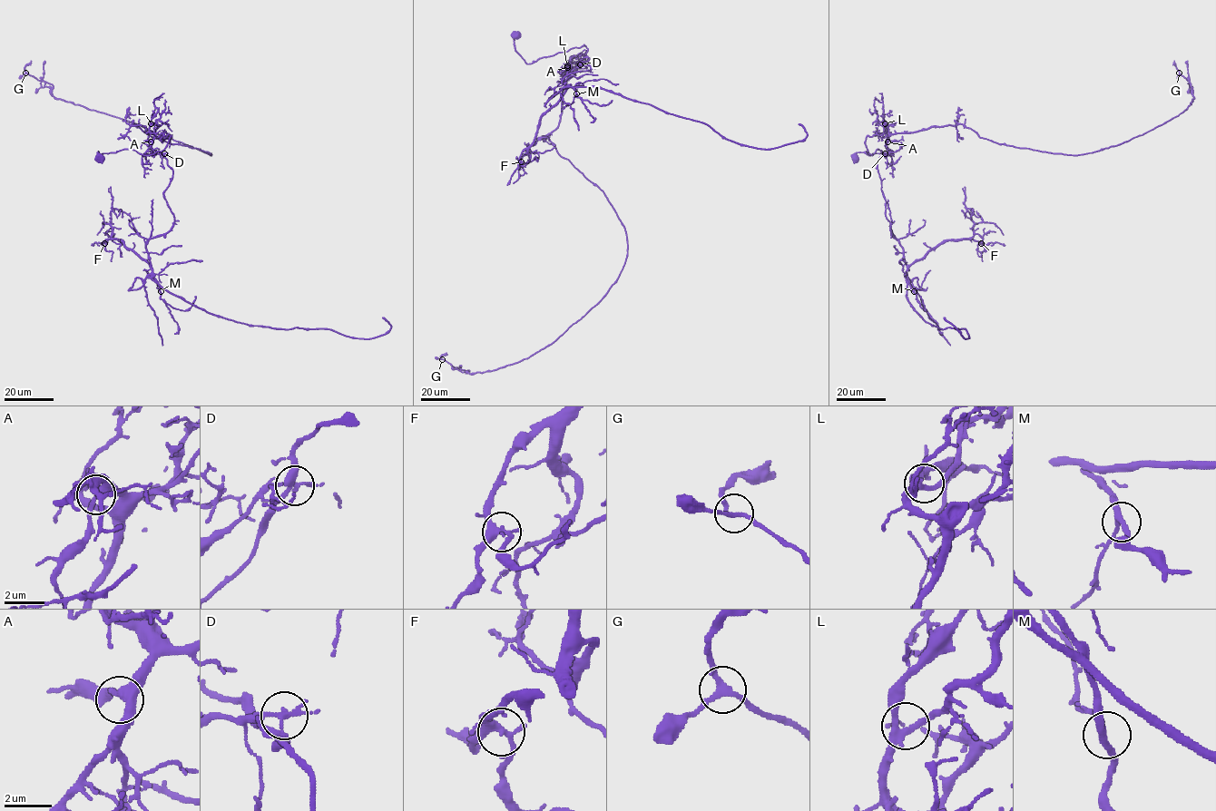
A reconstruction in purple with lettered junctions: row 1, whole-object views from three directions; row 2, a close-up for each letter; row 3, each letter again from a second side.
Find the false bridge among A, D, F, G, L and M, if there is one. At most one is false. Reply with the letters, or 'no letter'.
D

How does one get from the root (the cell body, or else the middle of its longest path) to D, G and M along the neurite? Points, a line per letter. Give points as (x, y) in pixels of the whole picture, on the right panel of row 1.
D: (855, 157), (857, 152), (884, 152), (867, 151), (866, 137), (876, 134), (887, 137), (892, 153), (885, 153)
G: (855, 157), (884, 152), (867, 151), (867, 135), (959, 123), (1014, 147), (1103, 150), (1191, 104), (1179, 73)
M: (855, 157), (884, 152), (867, 151), (867, 135), (887, 137), (892, 153), (877, 168), (914, 291)

